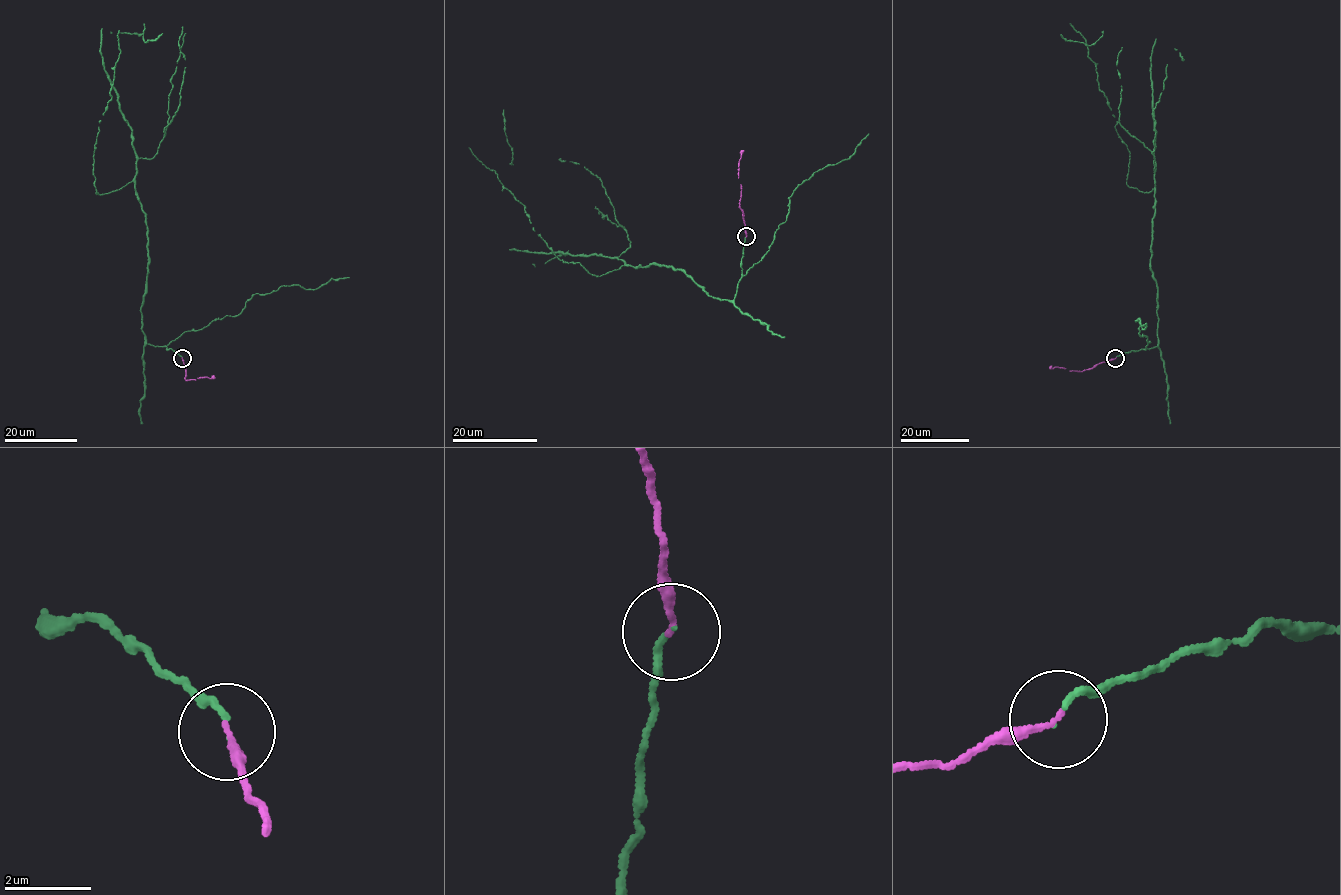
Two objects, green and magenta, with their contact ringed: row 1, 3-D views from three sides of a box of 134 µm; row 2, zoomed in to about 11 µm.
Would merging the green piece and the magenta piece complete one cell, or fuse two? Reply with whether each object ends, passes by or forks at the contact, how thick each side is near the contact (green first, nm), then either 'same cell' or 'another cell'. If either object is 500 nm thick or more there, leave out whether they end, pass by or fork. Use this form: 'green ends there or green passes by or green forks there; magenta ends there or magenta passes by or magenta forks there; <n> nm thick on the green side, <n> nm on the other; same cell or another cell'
green ends there; magenta ends there; 90 nm thick on the green side, 140 nm on the other; same cell

